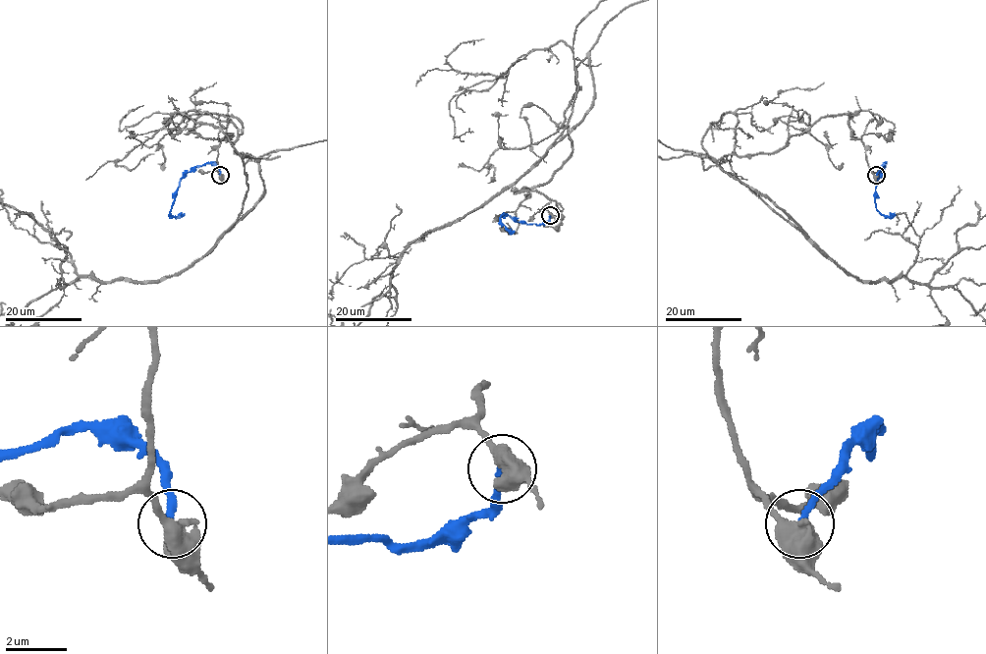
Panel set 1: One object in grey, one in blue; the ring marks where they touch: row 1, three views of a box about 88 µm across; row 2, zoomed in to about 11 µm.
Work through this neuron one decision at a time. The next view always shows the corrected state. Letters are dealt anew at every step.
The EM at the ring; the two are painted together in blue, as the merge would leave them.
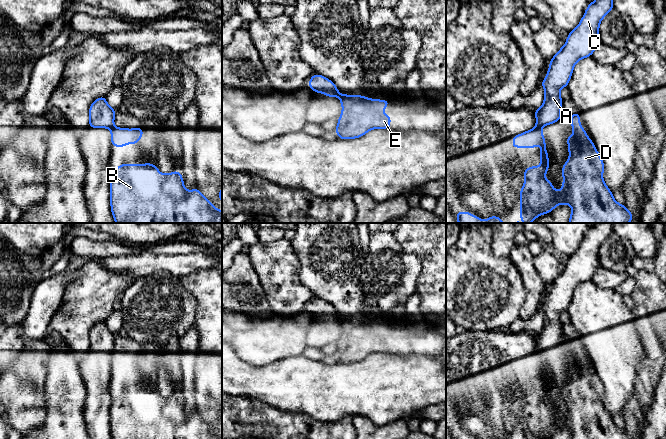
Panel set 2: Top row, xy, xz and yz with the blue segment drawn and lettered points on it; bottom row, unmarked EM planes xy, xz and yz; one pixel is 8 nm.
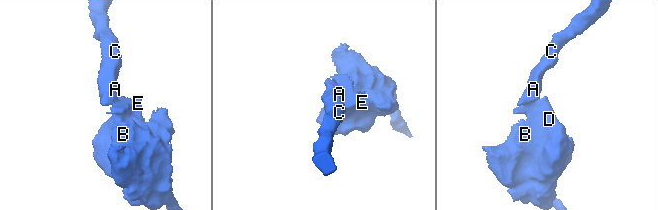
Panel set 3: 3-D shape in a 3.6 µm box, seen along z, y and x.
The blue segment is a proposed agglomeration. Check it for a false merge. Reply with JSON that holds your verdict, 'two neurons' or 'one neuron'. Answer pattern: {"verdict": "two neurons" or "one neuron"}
{"verdict": "two neurons"}

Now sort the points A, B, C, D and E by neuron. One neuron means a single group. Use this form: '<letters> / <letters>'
A C / B D E

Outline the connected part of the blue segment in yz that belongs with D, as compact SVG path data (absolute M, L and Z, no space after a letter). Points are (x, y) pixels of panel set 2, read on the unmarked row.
M576 336L570 340L572 354L567 360L568 374L570 379L568 385L562 390L562 400L564 405L560 415L555 414L552 407L545 402L545 398L550 391L549 388L551 386L550 383L547 383L549 380L546 374L546 367L542 353L540 351L535 351L522 358L512 361L513 372L535 372L538 368L541 370L540 391L537 392L535 389L533 389L531 392L526 392L524 394L524 411L520 413L520 439L548 438L560 428L569 428L572 431L571 439L632 439L625 429L621 429L615 425L612 416L605 408L602 402L604 396L604 386L596 374L593 365L589 363L587 357L579 347L580 343L579 337Z

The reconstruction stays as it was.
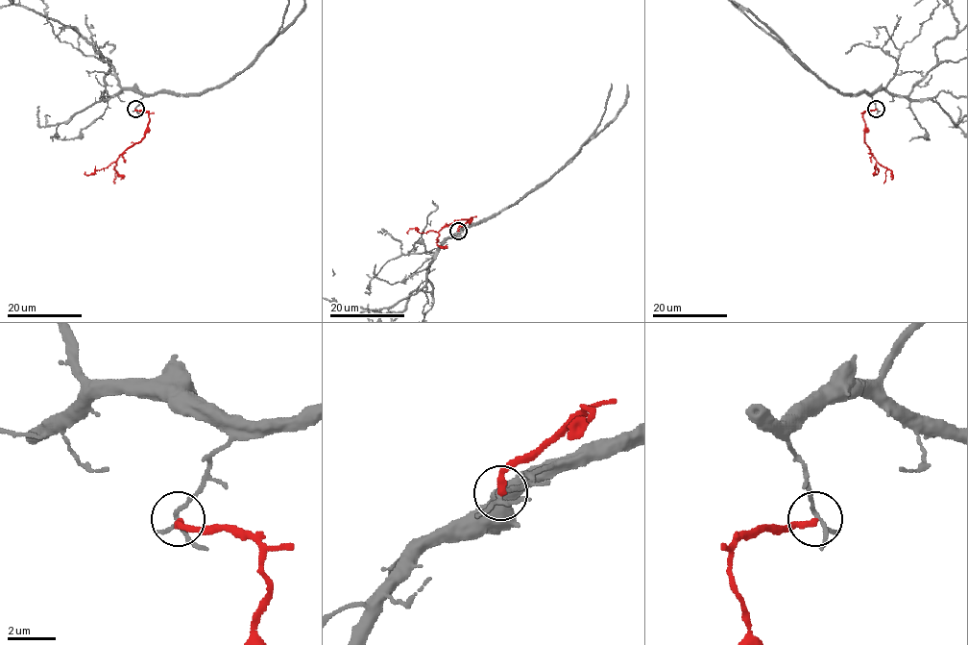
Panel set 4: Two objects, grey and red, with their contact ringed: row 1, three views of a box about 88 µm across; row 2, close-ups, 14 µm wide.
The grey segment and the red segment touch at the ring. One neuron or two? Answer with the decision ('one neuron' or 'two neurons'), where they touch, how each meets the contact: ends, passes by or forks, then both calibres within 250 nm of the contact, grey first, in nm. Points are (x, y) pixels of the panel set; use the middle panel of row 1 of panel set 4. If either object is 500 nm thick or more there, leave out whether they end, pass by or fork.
two neurons; at (458, 231); grey forks there; red ends there; 130 nm thick on the grey side, 300 nm on the other

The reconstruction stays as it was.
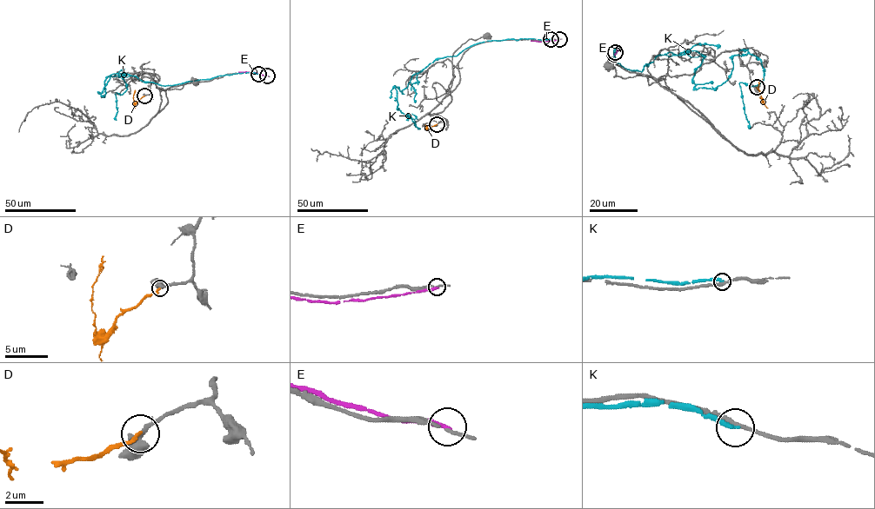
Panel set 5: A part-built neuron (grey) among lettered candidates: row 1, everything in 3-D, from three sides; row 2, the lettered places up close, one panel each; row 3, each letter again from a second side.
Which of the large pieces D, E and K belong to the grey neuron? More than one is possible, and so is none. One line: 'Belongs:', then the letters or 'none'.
Belongs: D

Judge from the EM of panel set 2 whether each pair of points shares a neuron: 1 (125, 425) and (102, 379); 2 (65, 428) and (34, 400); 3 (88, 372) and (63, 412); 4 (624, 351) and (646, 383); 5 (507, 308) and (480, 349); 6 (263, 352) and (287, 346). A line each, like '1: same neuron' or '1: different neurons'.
1: different neurons
2: different neurons
3: different neurons
4: different neurons
5: different neurons
6: same neuron

